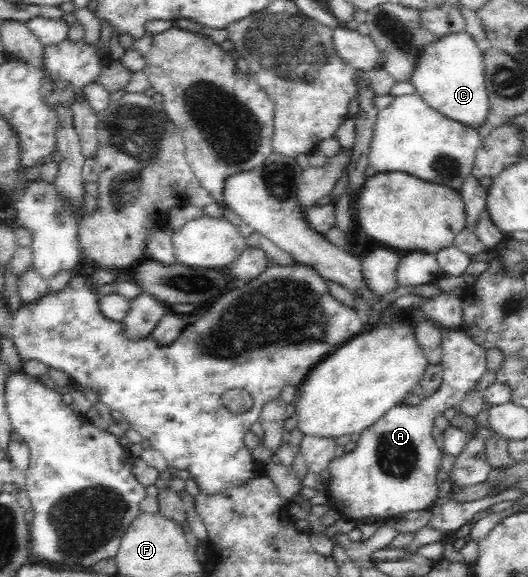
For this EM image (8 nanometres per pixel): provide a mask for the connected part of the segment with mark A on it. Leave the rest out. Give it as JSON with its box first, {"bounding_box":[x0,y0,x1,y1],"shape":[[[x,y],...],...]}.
{"bounding_box":[327,329,488,522],"shape":[[[444,329],[442,341],[443,356],[440,365],[443,369],[440,388],[433,394],[422,396],[421,402],[415,406],[399,404],[390,408],[385,414],[366,428],[357,441],[357,447],[344,453],[329,464],[327,472],[330,475],[327,480],[327,488],[331,492],[329,506],[337,509],[341,517],[358,522],[367,518],[382,518],[384,520],[398,517],[406,512],[425,510],[435,504],[439,487],[437,475],[441,468],[442,455],[433,439],[433,428],[438,416],[444,416],[444,412],[456,407],[458,412],[460,404],[469,396],[478,395],[477,383],[488,371],[487,351],[461,329]]]}

